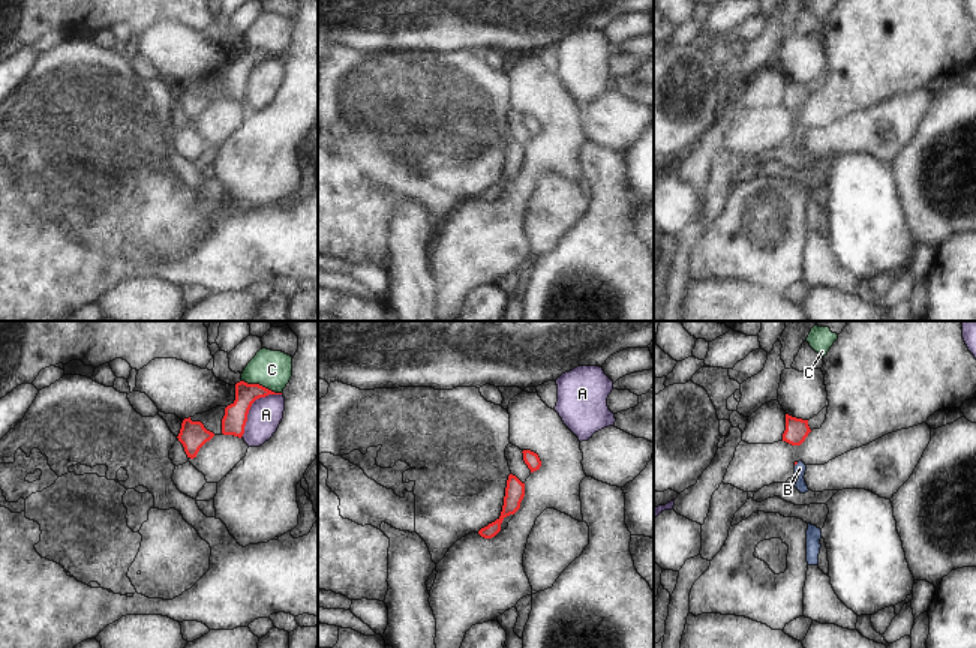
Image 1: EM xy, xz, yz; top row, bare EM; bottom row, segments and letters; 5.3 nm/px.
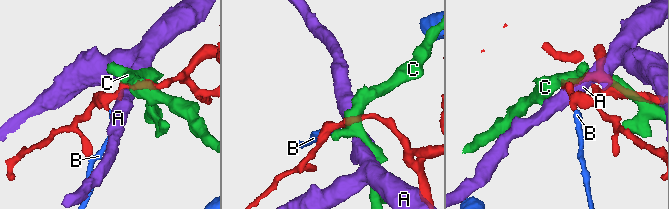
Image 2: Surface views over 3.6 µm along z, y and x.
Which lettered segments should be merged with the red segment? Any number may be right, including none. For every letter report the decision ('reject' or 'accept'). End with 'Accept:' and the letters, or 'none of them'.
A: reject
B: accept
C: reject
Accept: B

